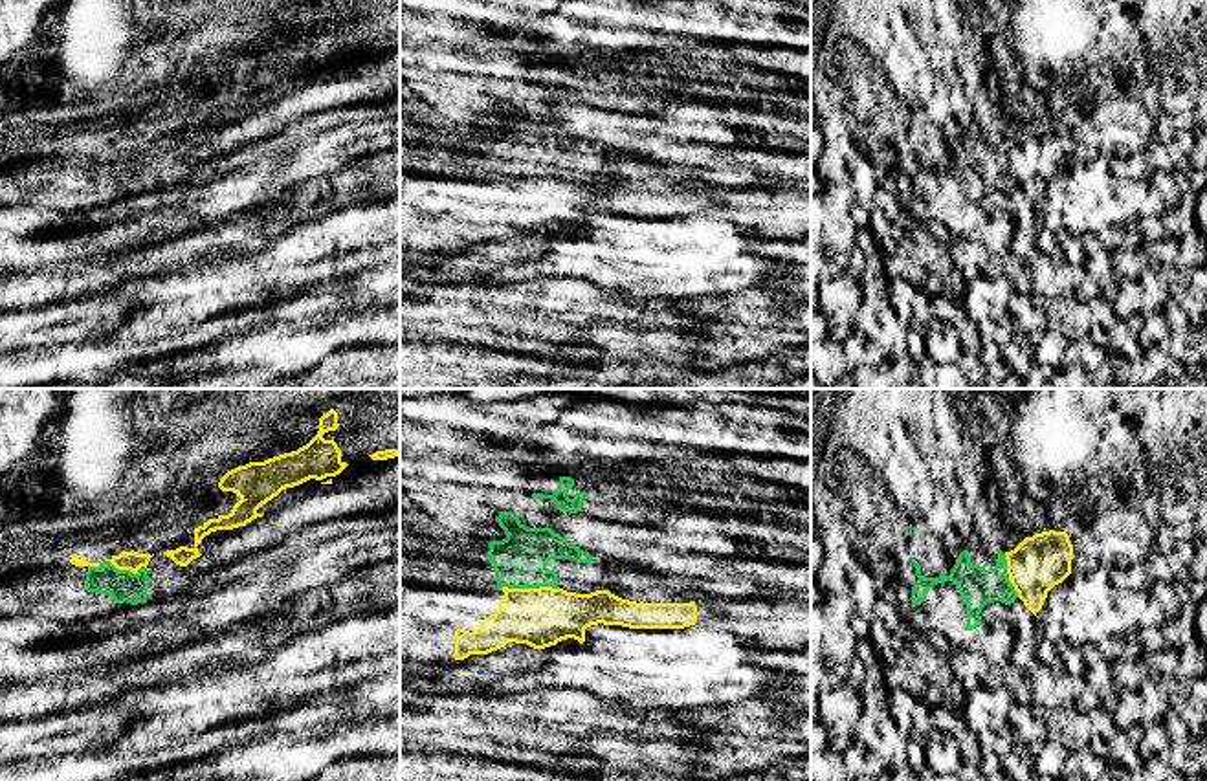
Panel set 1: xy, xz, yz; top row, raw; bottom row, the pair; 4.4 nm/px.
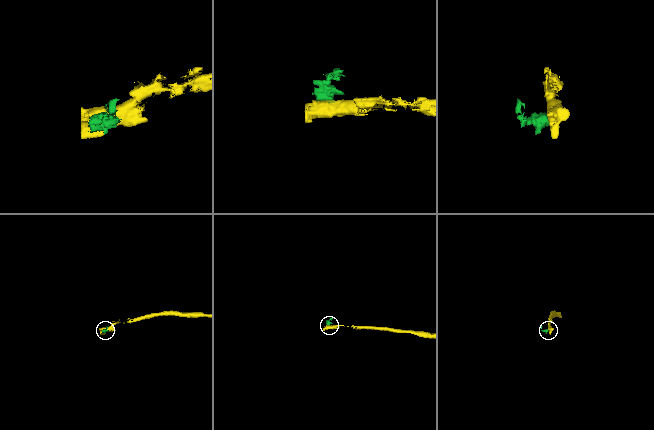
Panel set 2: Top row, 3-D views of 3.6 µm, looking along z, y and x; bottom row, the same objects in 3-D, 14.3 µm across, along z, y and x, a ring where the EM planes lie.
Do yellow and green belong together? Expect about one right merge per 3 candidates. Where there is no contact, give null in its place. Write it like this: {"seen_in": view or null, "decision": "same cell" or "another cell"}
{"seen_in": "xy", "decision": "another cell"}

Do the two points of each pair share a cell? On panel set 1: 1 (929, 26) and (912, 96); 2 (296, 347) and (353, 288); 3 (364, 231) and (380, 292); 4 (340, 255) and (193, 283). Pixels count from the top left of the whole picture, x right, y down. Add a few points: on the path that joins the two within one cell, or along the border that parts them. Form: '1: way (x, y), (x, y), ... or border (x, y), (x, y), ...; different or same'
1: way (923, 43), (916, 79); same
2: border (380, 305), (343, 310); different
3: border (380, 261), (332, 281); different
4: way (303, 261), (292, 272), (252, 283), (230, 283); same

